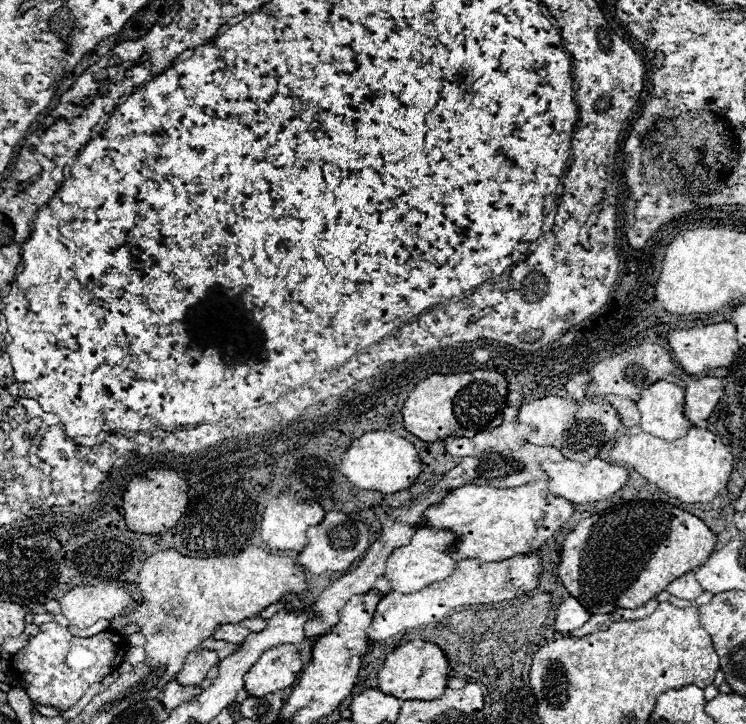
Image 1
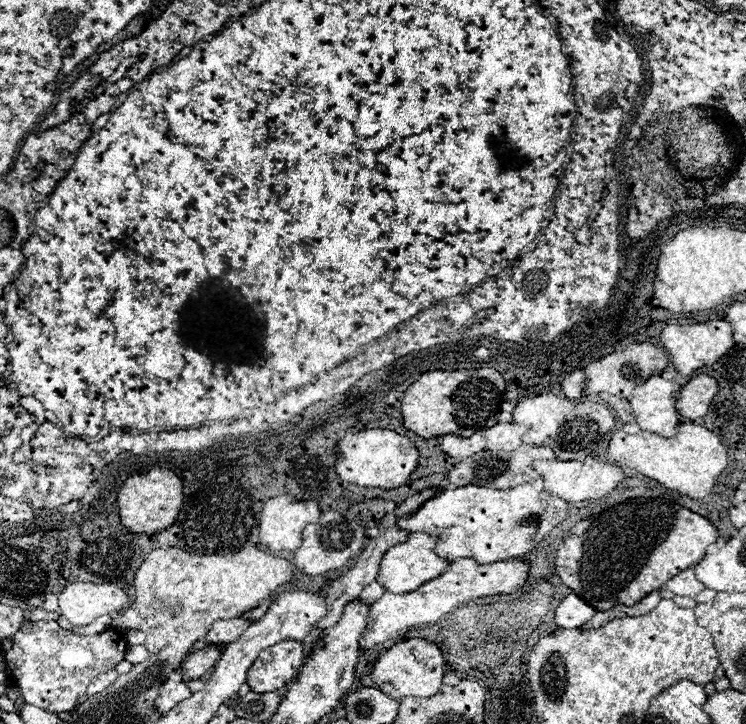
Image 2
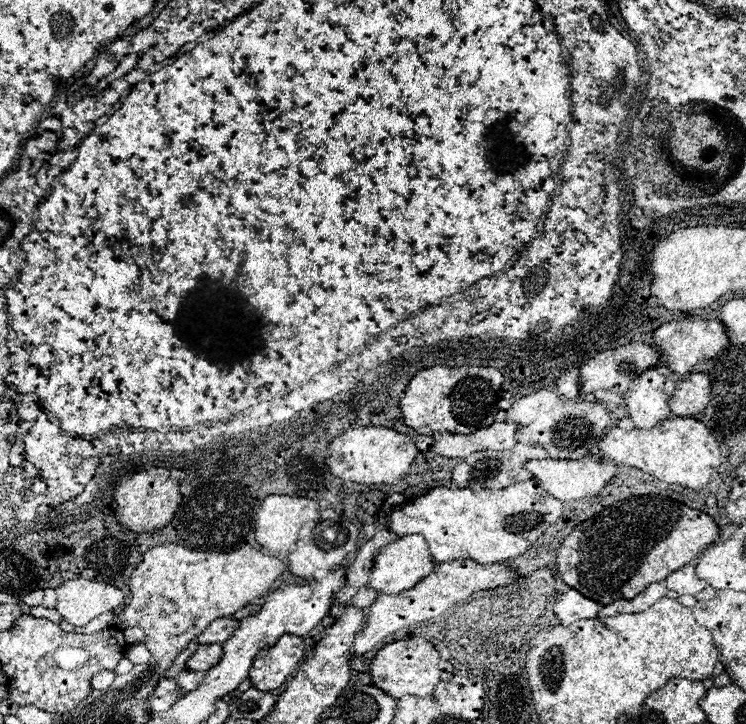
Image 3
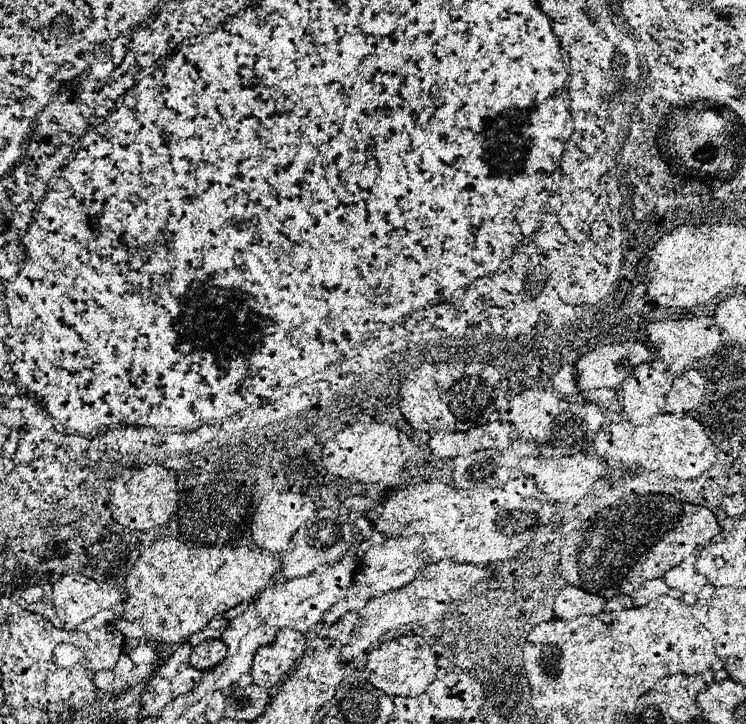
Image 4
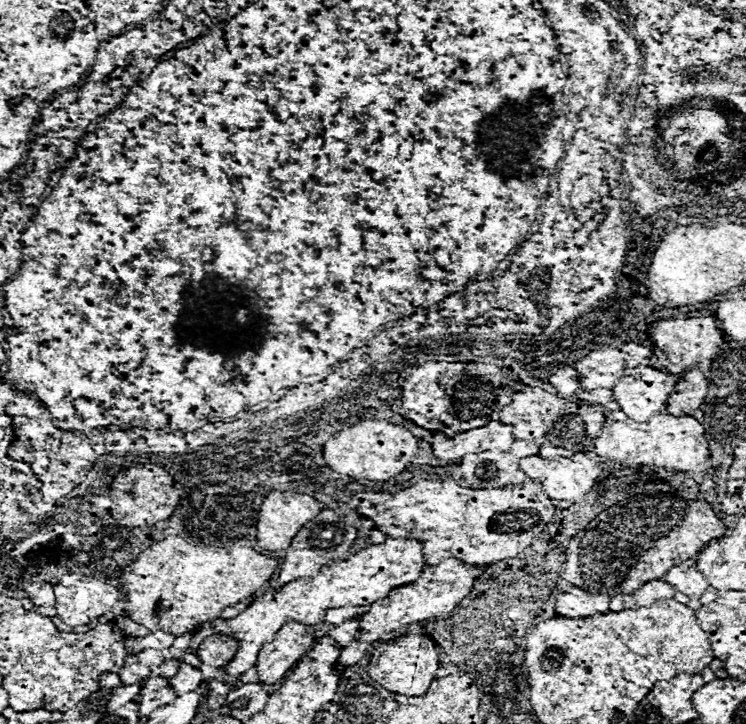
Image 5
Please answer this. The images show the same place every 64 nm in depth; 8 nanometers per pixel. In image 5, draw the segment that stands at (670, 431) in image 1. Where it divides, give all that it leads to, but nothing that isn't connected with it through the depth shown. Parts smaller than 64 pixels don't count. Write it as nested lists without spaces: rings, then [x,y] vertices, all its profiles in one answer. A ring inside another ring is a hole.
[[[638,364],[626,378],[620,378],[614,384],[612,392],[614,392],[614,400],[618,402],[620,410],[628,418],[632,418],[636,422],[646,422],[652,414],[656,414],[658,410],[662,410],[666,406],[666,396],[672,392],[674,382],[676,382],[676,376],[666,374],[666,370],[658,370],[650,364]]]

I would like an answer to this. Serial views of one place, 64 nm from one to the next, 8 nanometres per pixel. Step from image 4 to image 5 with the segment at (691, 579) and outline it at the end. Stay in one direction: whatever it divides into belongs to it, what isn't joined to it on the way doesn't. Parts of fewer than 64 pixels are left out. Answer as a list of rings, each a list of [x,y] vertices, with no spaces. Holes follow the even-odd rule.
[[[672,566],[662,578],[666,582],[670,582],[672,586],[676,586],[676,590],[680,590],[688,596],[696,596],[696,598],[700,598],[702,592],[710,586],[710,580],[696,568],[682,570],[680,566]]]

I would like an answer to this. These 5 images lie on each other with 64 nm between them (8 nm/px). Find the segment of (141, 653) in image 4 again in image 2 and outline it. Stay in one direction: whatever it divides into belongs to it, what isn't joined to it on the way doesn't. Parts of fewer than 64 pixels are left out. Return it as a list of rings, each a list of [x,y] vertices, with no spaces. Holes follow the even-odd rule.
[[[138,644],[138,646],[130,646],[128,652],[126,652],[126,660],[132,662],[132,664],[140,664],[140,662],[146,662],[148,660],[148,650]]]

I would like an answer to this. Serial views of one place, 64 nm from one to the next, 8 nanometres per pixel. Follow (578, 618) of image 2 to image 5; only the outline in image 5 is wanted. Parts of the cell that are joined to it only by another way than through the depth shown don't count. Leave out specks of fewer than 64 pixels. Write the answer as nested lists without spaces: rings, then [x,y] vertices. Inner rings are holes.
[[[570,586],[566,592],[556,594],[556,612],[566,618],[582,618],[598,612],[608,612],[610,596],[592,594],[578,586]]]

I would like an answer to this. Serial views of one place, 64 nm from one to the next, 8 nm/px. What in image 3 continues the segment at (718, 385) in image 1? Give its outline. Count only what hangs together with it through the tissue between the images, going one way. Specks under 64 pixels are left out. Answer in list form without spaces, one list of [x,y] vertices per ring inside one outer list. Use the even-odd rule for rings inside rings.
[[[688,374],[676,382],[670,398],[674,416],[698,416],[710,402],[710,378],[706,374]]]

